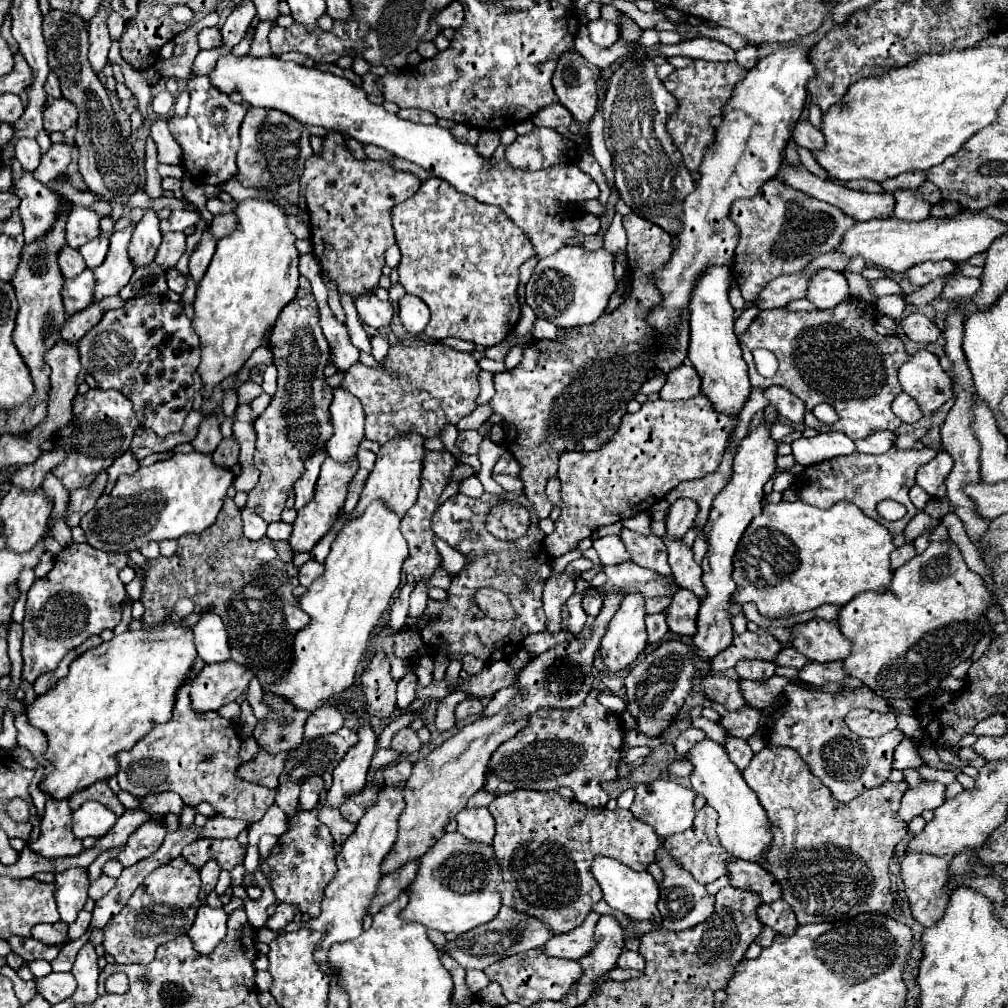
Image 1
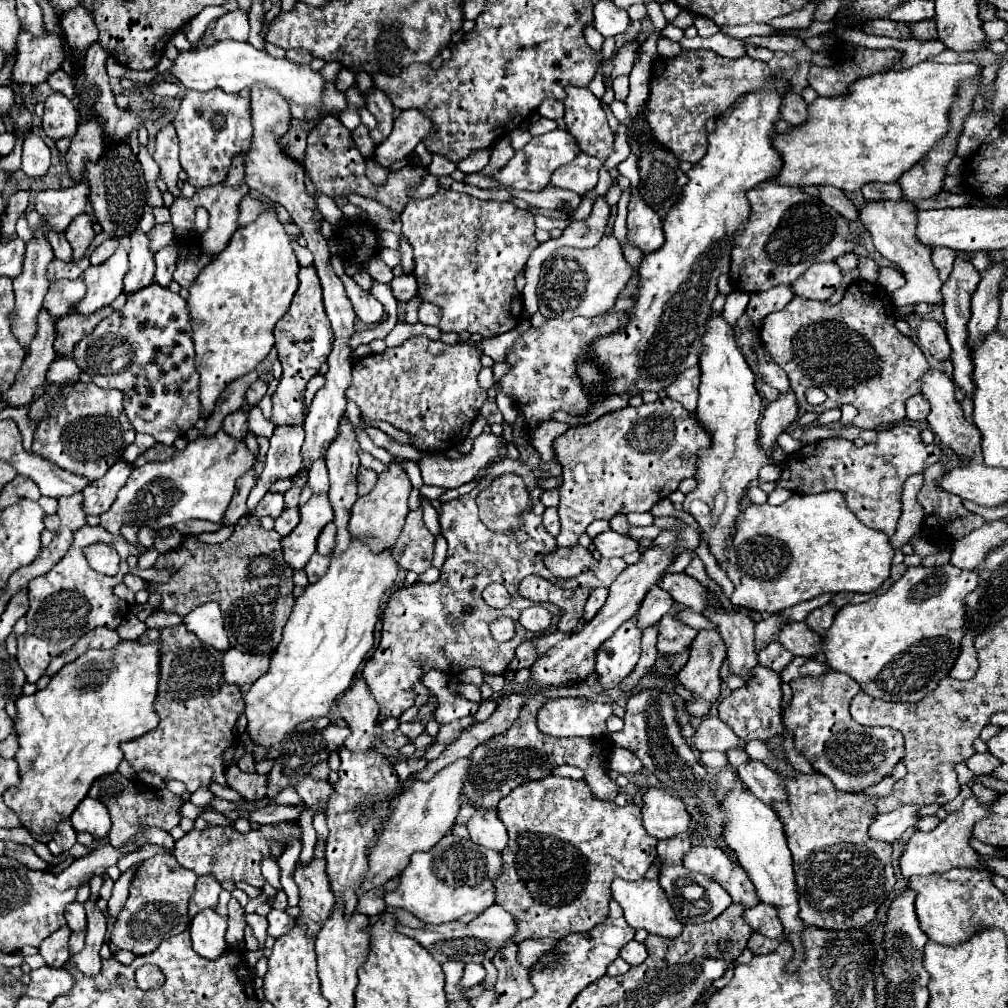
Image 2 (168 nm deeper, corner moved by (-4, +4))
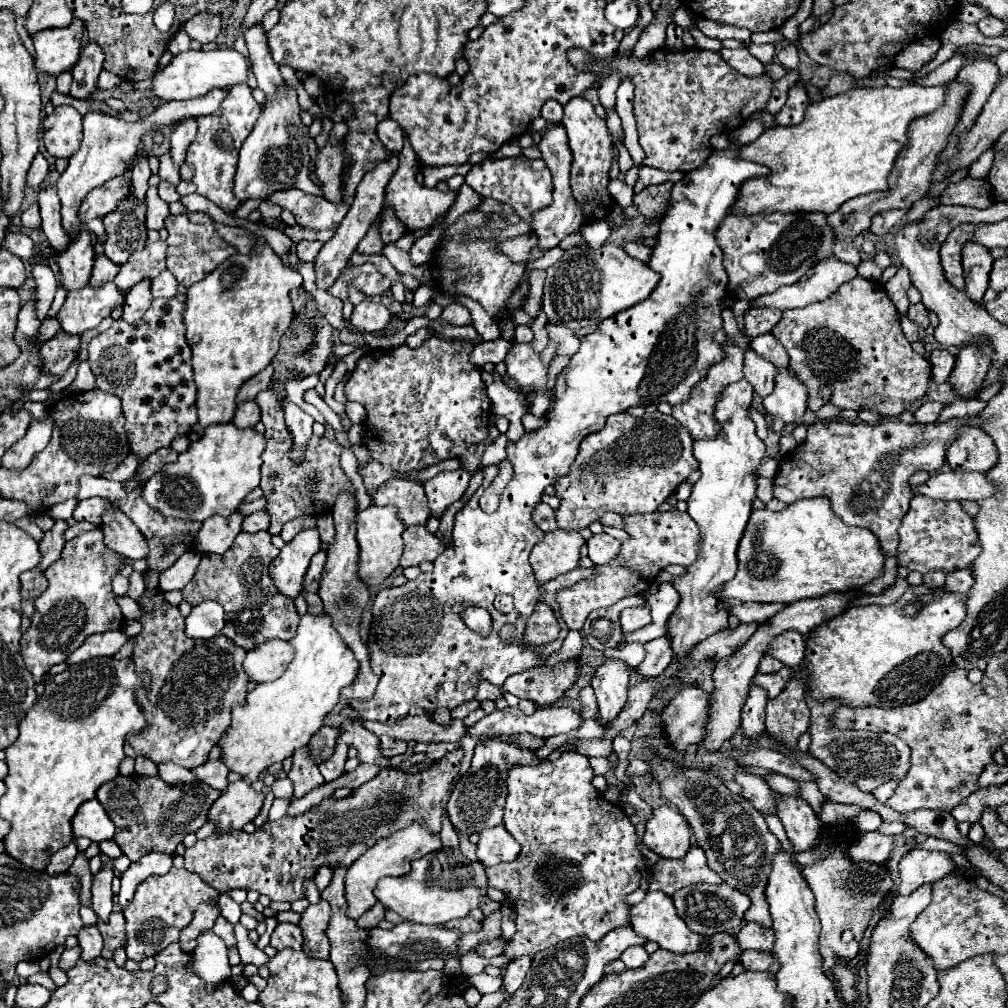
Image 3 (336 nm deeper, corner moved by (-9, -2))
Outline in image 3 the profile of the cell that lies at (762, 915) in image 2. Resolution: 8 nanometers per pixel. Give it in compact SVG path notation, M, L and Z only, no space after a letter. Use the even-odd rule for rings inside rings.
M745 924L737 934L737 944L741 950L759 950L769 952L773 948L773 928L761 928L759 924Z

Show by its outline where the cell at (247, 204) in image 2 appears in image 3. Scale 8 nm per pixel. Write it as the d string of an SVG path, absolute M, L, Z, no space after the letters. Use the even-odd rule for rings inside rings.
M263 200L257 210L261 212L261 218L263 218L265 222L269 222L269 224L273 222L273 218L279 218L279 214L281 214L281 206L277 206L277 204L269 202L269 200Z

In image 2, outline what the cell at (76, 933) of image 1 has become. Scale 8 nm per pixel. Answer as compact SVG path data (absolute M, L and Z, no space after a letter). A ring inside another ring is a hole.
M84 930L72 932L72 936L70 936L70 954L78 954L84 948L84 936L86 936Z

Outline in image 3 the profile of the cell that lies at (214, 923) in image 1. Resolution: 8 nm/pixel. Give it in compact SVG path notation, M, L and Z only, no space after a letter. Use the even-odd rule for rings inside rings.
M211 930L203 932L197 938L197 946L193 950L193 968L199 974L199 978L203 978L209 984L225 982L231 976L227 946Z

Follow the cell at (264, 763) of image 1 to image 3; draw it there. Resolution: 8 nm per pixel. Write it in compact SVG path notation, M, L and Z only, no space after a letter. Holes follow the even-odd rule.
M245 780L233 782L221 794L221 798L209 808L209 822L215 824L217 834L225 834L229 830L241 830L247 822L251 822L261 806L263 792L255 792Z

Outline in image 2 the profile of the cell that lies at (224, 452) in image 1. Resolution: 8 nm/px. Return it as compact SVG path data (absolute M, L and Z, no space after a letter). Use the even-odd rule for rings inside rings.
M238 410L238 412L232 412L232 414L228 414L228 418L224 420L222 430L224 430L228 436L236 438L236 440L244 440L246 428L248 428L248 422L246 422L246 420L248 420L248 416L242 414L240 410Z

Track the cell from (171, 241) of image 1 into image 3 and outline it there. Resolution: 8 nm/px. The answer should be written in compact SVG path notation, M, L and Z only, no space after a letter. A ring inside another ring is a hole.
M165 270L161 276L151 280L151 294L153 298L173 298L179 290L179 284L173 280L173 274Z

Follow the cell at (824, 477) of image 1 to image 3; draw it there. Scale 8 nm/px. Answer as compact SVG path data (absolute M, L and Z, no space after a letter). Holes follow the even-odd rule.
M981 412L973 418L963 416L933 424L883 422L871 426L843 420L815 422L809 426L805 442L781 456L773 478L773 496L785 504L825 496L831 500L833 512L837 512L845 524L871 530L879 540L881 552L887 558L897 556L897 528L913 498L909 476L917 470L939 472L945 462L945 446L957 440L957 432L963 424L983 428Z

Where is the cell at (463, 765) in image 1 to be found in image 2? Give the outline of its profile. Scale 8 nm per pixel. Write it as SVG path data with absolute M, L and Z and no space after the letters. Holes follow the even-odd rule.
M460 758L452 766L440 770L430 782L420 782L412 778L404 782L404 792L400 794L400 798L396 798L396 806L392 806L394 810L384 830L380 832L378 842L370 850L370 868L362 882L362 888L358 890L358 896L368 890L380 888L382 884L398 876L408 866L410 856L414 852L418 850L428 852L432 846L440 842L444 834L450 832L458 816L458 810L466 800L464 786L468 782L468 768L470 768L470 758Z

